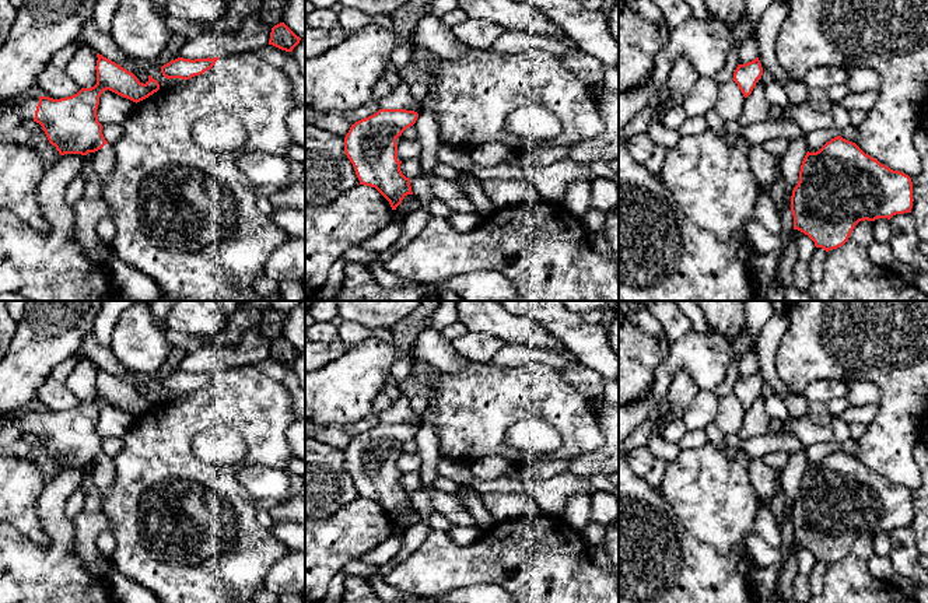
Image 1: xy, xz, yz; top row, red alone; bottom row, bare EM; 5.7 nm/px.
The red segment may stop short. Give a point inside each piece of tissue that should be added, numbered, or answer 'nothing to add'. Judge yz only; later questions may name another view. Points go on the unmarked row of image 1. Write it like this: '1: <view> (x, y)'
nothing to add

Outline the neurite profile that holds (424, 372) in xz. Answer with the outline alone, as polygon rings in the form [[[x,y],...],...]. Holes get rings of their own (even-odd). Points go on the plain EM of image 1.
[[[413,360],[412,371],[416,374],[421,383],[431,388],[435,386],[435,371],[433,365],[420,360]]]

